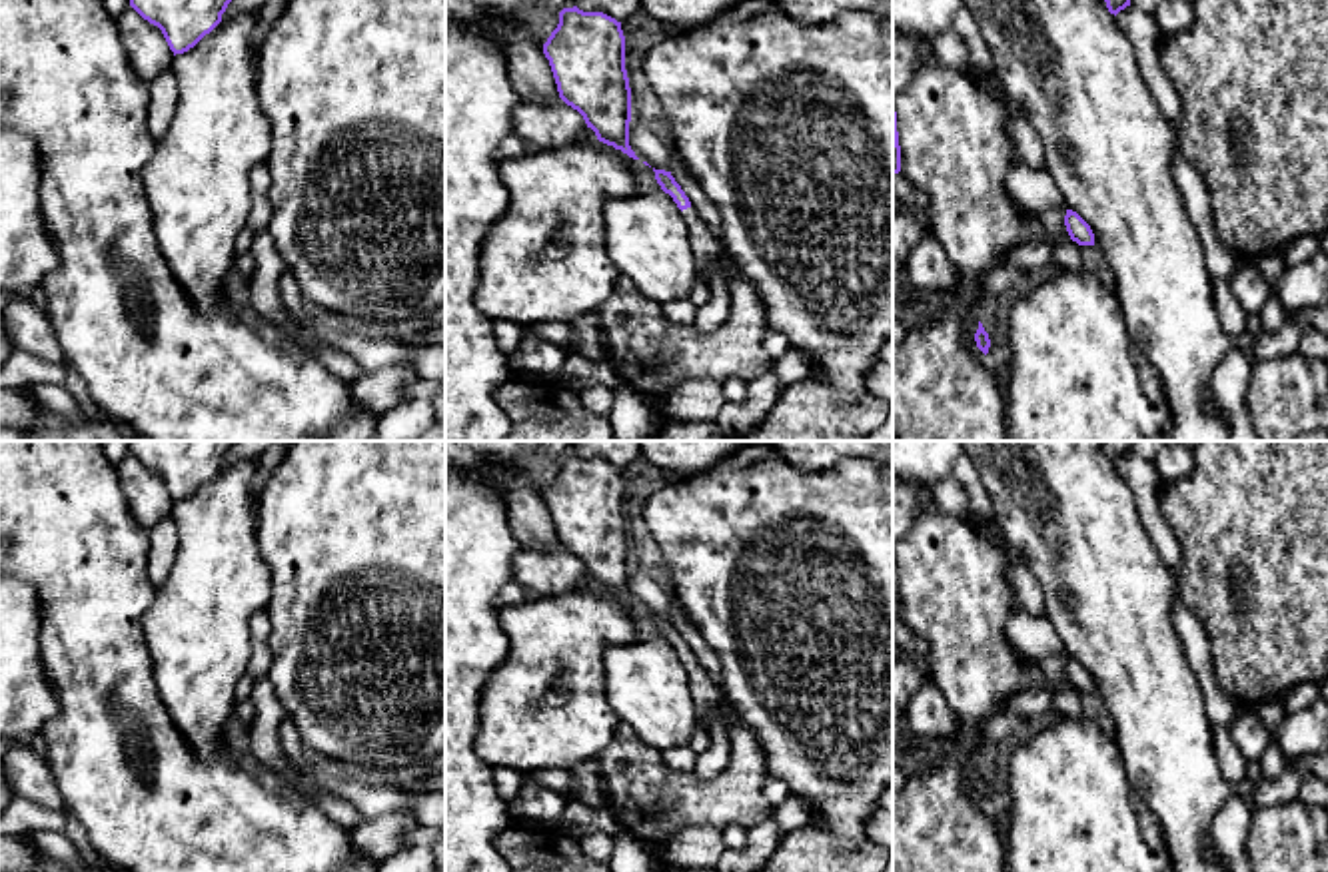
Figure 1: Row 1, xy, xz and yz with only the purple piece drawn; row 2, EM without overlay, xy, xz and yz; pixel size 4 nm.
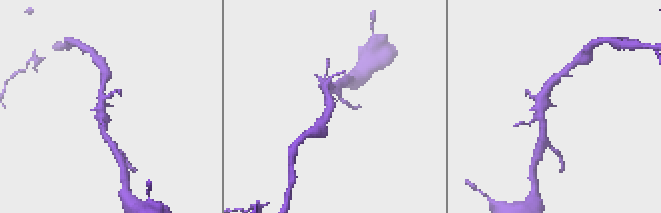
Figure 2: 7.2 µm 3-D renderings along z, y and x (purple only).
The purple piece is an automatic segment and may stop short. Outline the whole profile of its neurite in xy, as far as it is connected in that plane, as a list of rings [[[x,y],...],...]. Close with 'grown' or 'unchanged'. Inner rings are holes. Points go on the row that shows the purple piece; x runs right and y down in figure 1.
[[[130,0],[130,6],[158,26],[176,54],[194,48],[220,22],[232,0]]]; unchanged

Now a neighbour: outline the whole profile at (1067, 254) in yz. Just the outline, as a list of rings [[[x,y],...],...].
[[[1044,231],[1040,233],[1040,239],[1044,239],[1054,249],[1054,263],[1060,269],[1086,271],[1082,255],[1080,255],[1080,245],[1076,241],[1058,239]]]

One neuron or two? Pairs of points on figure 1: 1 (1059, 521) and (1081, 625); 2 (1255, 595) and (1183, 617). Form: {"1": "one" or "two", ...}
{"1": "one", "2": "two"}

